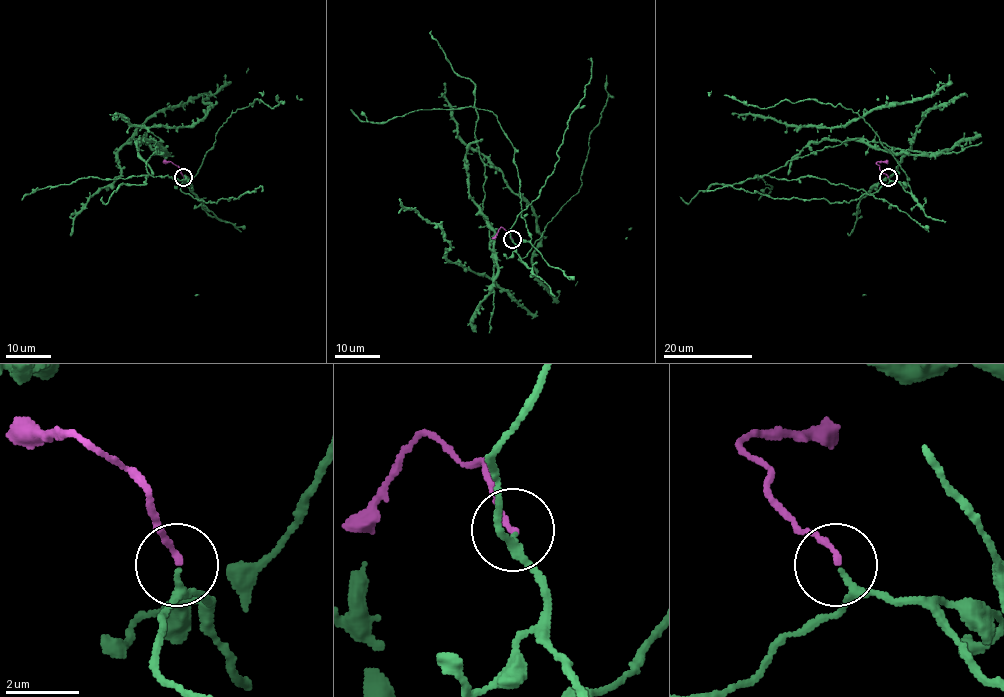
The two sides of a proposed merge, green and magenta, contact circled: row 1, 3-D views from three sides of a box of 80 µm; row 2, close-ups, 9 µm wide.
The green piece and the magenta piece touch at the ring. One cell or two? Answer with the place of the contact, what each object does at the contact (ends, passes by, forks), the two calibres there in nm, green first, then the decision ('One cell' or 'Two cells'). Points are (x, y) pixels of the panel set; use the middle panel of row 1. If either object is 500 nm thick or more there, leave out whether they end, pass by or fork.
Place: (512, 239). At the ring green passes by. At the ring magenta ends. Thickness 180 nm (green) against 170 nm. One cell

